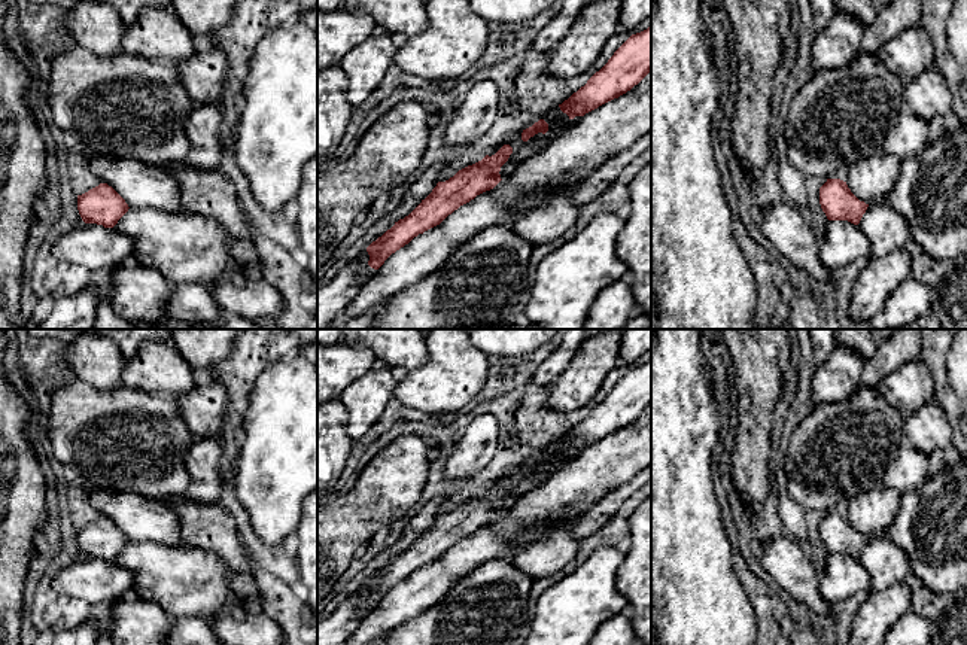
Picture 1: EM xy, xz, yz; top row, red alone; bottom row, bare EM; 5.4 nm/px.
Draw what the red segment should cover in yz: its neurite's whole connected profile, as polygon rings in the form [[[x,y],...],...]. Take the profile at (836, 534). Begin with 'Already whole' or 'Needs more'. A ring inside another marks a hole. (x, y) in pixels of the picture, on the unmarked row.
Already whole. [[[827,512],[819,521],[819,538],[828,554],[858,559],[869,538],[860,535],[840,512]]]

